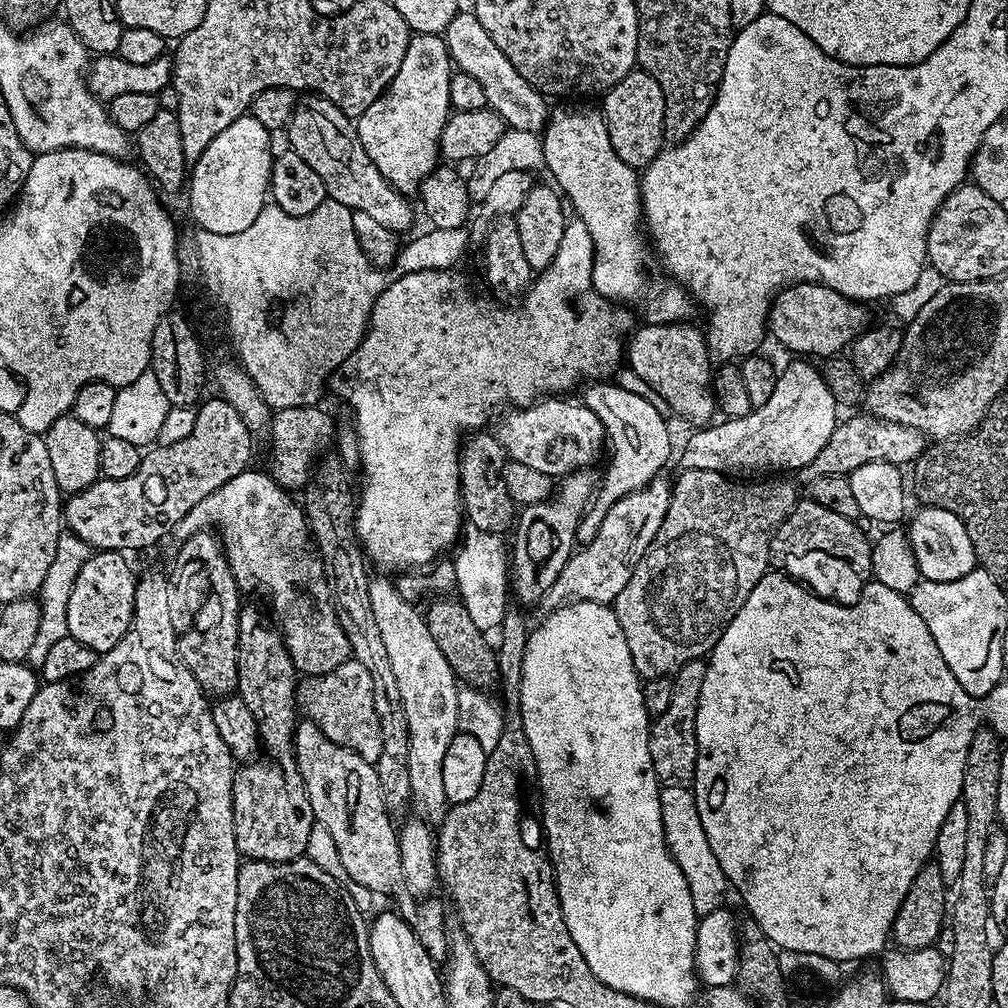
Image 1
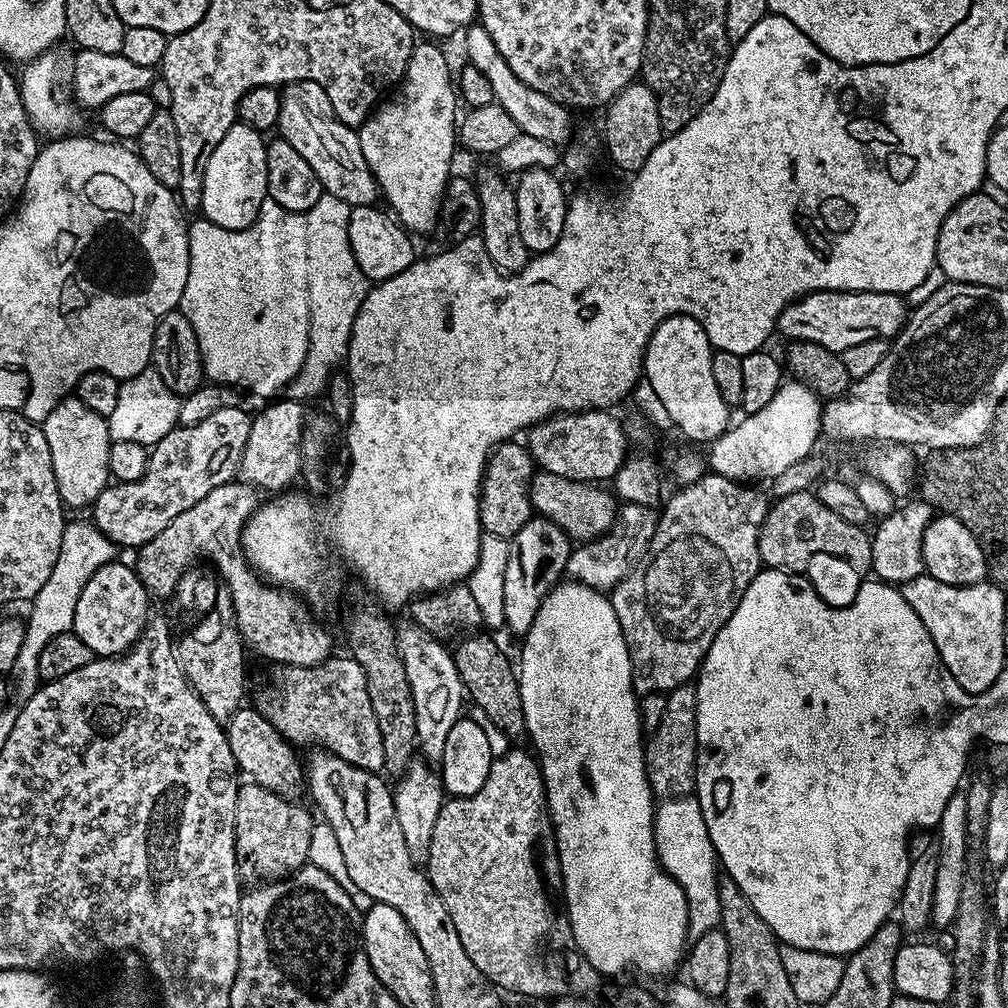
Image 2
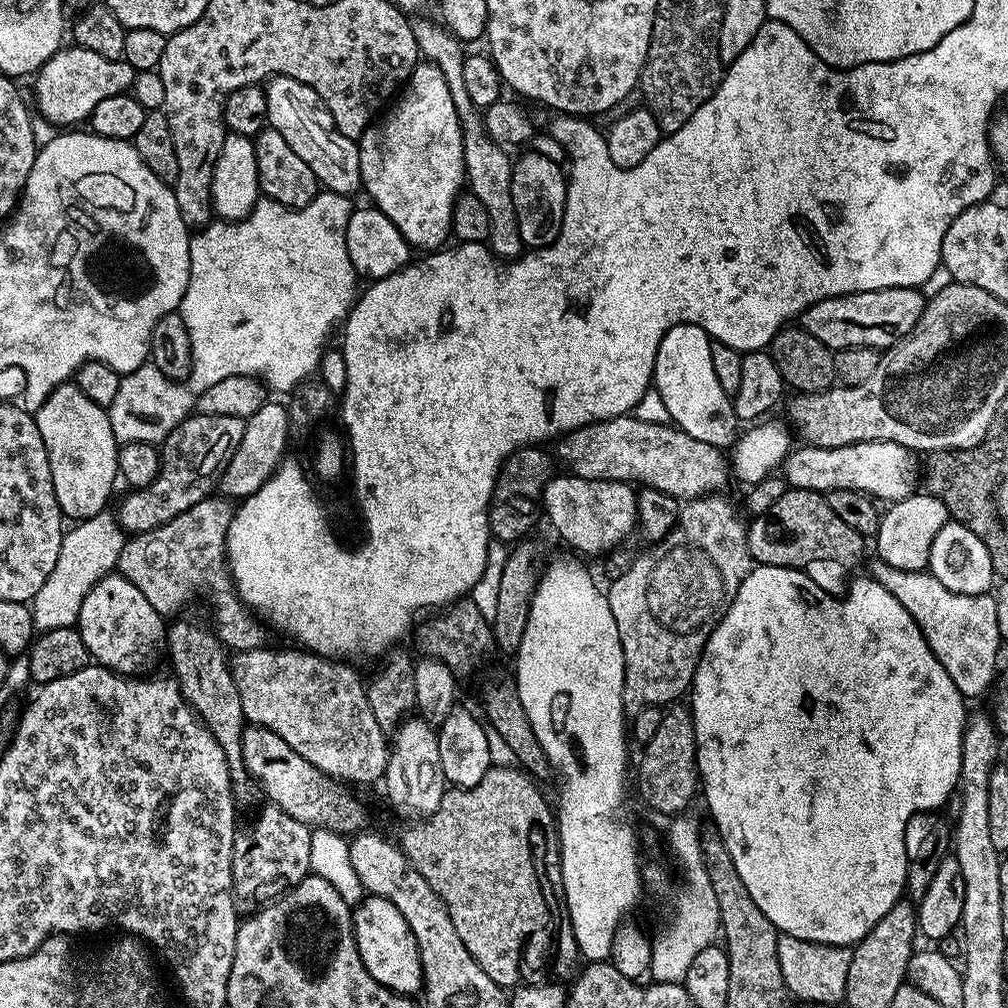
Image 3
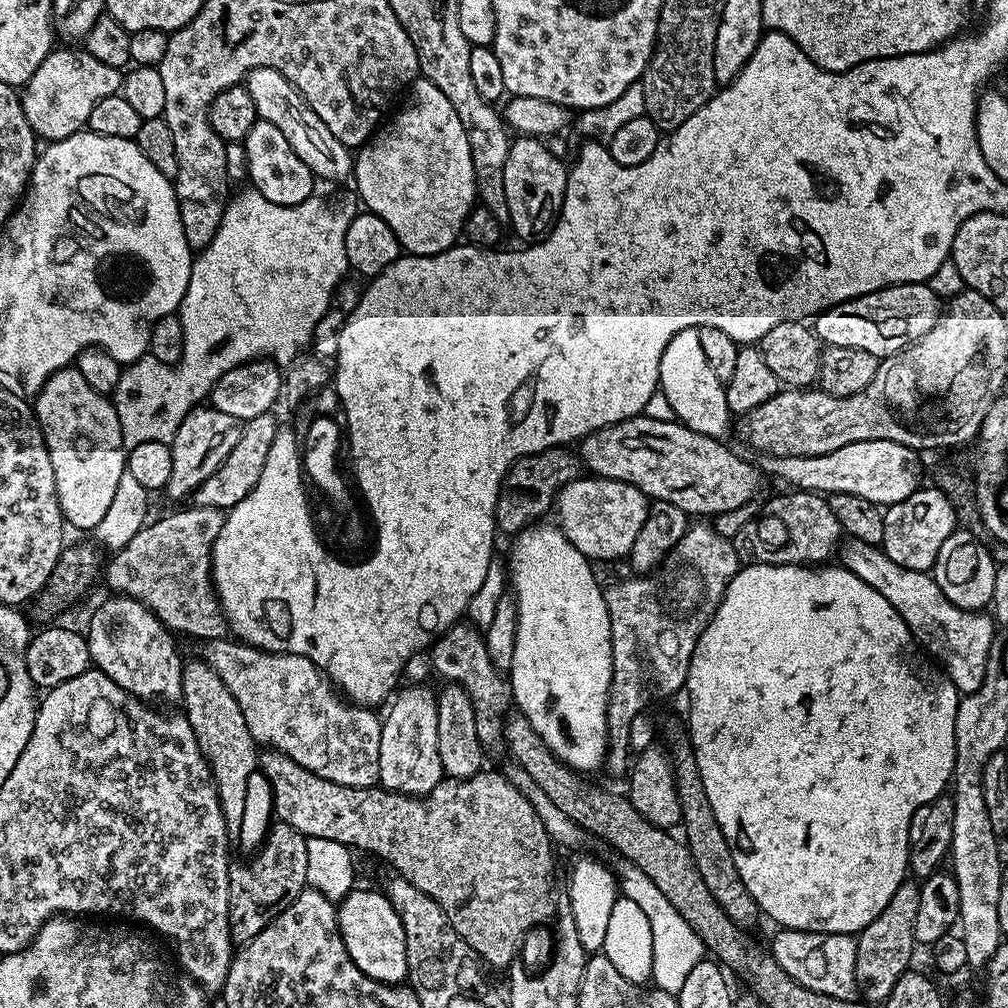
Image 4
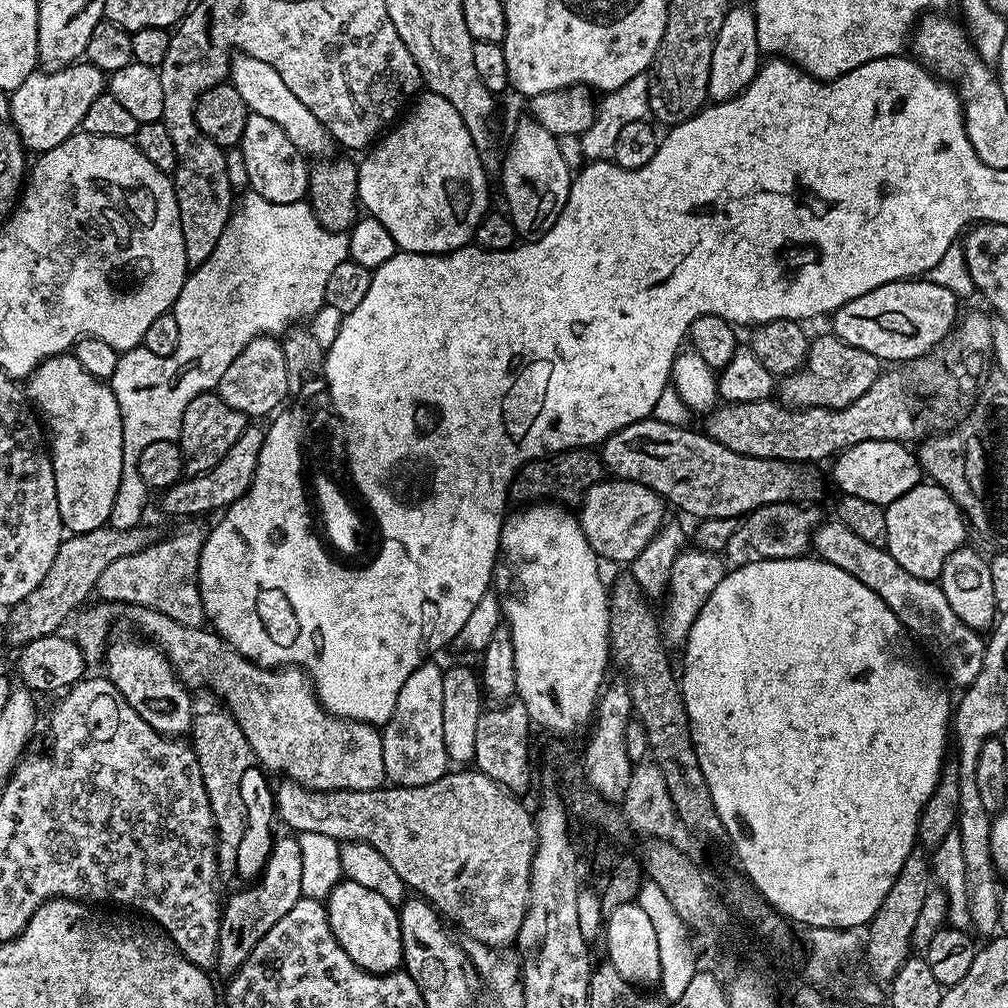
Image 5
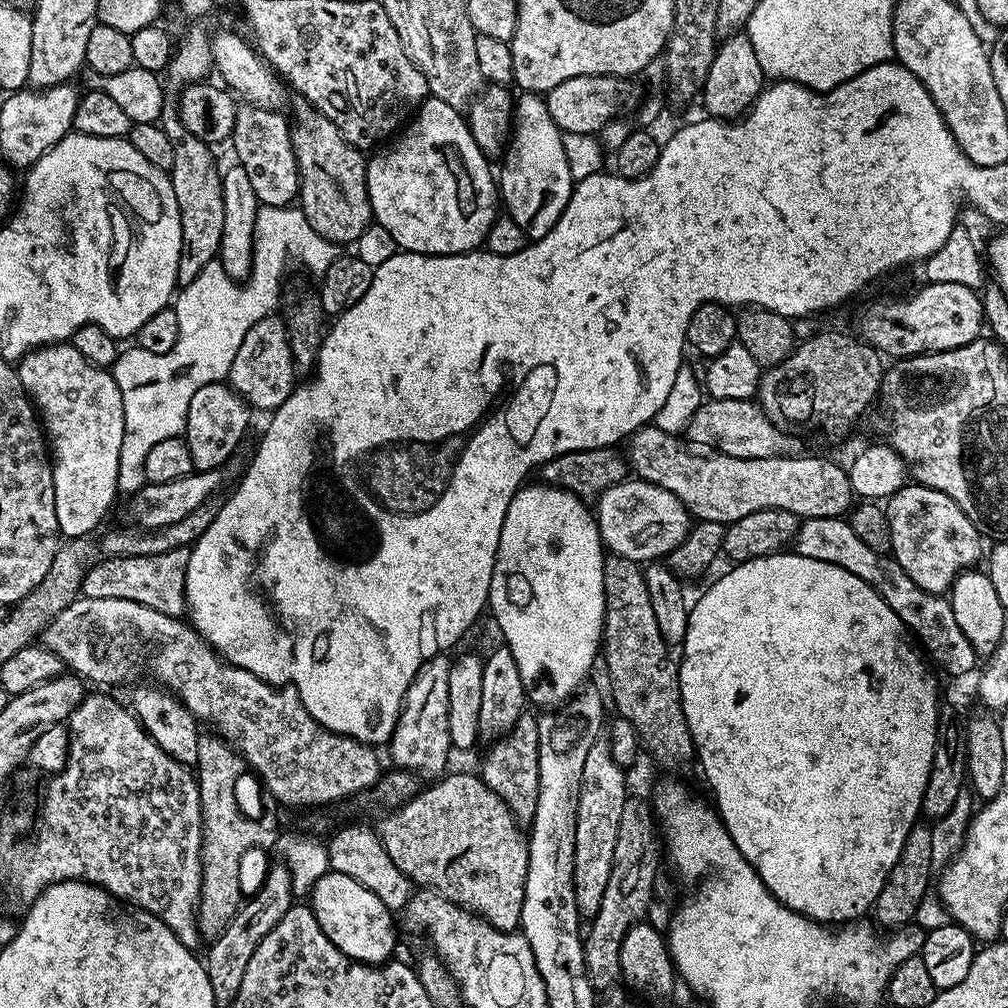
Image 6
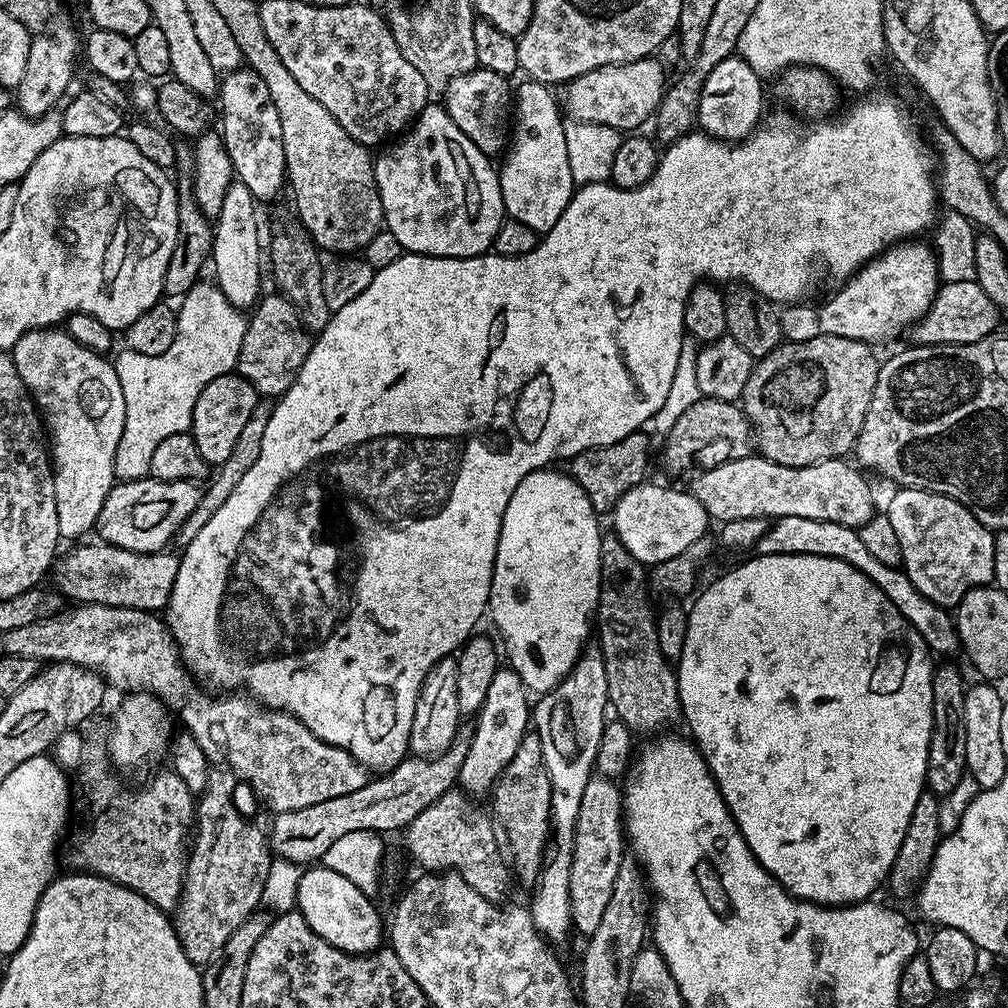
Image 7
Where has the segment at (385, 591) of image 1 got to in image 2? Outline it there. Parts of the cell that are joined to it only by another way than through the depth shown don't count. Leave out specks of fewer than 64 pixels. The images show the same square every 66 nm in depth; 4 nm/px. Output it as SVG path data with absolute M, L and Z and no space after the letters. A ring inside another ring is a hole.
M409 623L409 628L400 628L396 634L396 645L398 646L398 650L400 651L400 657L402 658L402 666L406 666L406 679L410 682L410 694L414 698L414 718L416 719L416 743L418 745L419 751L424 751L426 755L429 756L427 759L432 762L439 761L440 755L442 754L442 750L446 746L446 737L450 735L450 726L454 726L454 722L456 720L461 719L462 712L460 712L460 707L463 704L466 704L466 693L464 691L464 683L462 682L462 678L458 674L458 666L456 665L456 657L453 655L451 651L448 652L443 648L445 646L439 639L436 639L435 636L432 636L428 632L424 632L423 629L419 627L419 625L415 623Z

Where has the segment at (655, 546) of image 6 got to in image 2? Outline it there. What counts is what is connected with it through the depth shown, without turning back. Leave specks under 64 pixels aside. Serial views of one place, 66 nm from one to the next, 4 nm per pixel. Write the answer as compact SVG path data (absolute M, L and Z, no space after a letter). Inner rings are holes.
M543 470L533 475L528 483L528 497L533 509L546 520L553 520L556 525L576 542L596 540L599 536L612 529L616 520L618 500L611 491L604 486L597 486L592 482L562 478L558 474L550 474Z

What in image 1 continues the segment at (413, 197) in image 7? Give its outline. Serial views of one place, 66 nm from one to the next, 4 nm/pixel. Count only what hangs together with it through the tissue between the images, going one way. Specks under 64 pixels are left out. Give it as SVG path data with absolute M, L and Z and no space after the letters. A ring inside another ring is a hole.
M415 33L406 46L406 58L398 66L398 74L388 84L388 88L361 116L355 117L356 133L362 142L362 150L370 154L370 162L378 166L378 174L390 182L401 194L411 197L419 193L420 184L438 167L441 159L440 139L442 126L446 126L448 117L453 111L450 102L450 78L454 71L452 57L448 55L448 42L443 35Z

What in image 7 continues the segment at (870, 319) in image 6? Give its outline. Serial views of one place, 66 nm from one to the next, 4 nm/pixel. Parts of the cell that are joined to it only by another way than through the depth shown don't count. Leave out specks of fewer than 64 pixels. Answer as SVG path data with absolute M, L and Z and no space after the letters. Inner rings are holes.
M975 280L948 282L936 294L935 302L924 317L916 321L916 344L969 344L993 335L997 331L996 323L1002 316L1001 309L990 302L986 290L978 286Z

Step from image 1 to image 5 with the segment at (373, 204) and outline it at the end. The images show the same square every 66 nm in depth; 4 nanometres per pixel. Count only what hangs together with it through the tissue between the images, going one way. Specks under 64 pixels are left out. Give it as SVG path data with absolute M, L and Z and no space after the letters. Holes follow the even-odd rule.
M236 54L228 65L228 75L234 90L238 90L242 97L242 102L246 102L249 113L262 114L262 118L270 118L270 122L282 126L282 130L286 130L286 138L290 138L290 142L294 142L294 146L305 157L324 158L331 153L328 151L334 148L332 137L322 122L318 122L318 118L314 118L314 114L310 114L310 110L298 102L298 97L290 90L290 86L286 86L286 82L282 82L282 74L278 74L274 66L262 62L262 58Z

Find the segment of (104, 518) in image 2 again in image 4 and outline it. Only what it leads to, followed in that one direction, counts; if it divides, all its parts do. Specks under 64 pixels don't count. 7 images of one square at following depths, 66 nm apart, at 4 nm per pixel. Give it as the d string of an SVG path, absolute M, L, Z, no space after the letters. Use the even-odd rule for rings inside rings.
M211 406L190 409L170 441L174 466L170 470L166 495L172 500L187 501L196 488L202 486L202 482L222 466L222 462L226 462L226 454L238 446L241 431L242 421L230 418L230 414L222 414L222 410Z

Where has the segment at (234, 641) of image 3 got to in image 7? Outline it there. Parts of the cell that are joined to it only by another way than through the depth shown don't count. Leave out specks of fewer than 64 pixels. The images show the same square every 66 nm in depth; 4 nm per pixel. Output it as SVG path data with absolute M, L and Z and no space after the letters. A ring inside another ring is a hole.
M80 542L54 564L55 587L77 605L105 604L115 608L137 608L159 613L167 609L170 594L176 590L181 557L172 550L162 552L131 552L113 544Z

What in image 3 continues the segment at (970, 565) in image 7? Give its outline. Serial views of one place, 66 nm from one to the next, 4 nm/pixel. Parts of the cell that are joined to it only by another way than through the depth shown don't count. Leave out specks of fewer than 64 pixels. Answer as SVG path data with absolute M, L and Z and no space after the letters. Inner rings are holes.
M915 494L905 500L889 503L883 509L874 537L876 552L880 555L877 557L883 563L894 566L894 570L925 571L934 534L938 534L938 530L942 530L942 526L949 523L949 520L946 506L938 497L929 494Z

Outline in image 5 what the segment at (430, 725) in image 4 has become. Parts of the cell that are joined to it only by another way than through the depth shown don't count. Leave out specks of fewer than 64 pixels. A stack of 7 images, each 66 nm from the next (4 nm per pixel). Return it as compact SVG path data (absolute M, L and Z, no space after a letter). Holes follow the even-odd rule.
M417 664L414 674L398 690L398 702L382 732L382 762L386 762L385 777L402 788L426 786L438 782L449 771L446 741L442 738L442 678L441 665Z

